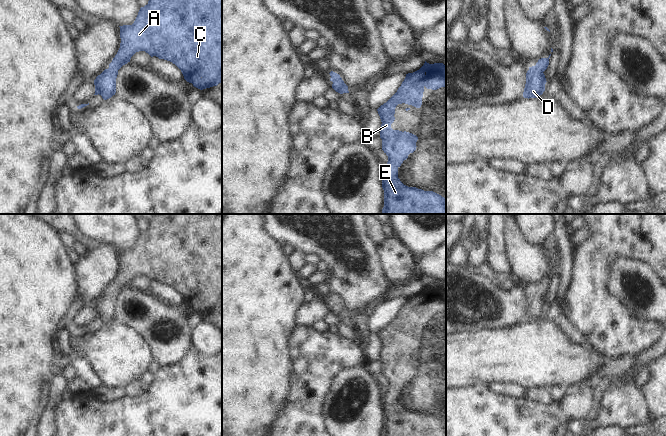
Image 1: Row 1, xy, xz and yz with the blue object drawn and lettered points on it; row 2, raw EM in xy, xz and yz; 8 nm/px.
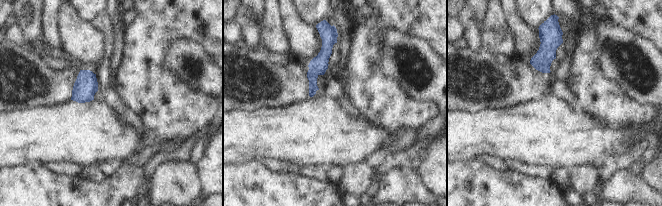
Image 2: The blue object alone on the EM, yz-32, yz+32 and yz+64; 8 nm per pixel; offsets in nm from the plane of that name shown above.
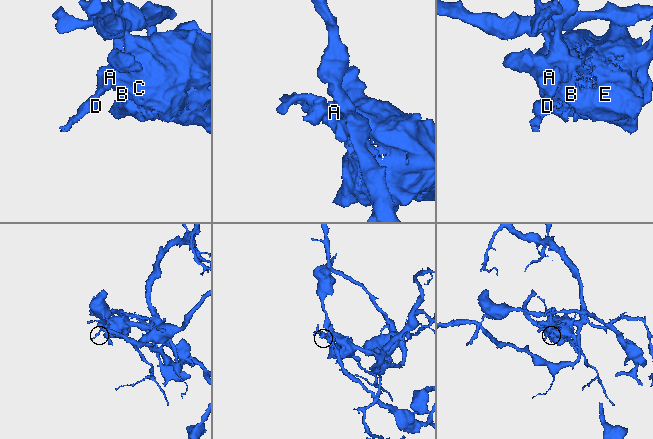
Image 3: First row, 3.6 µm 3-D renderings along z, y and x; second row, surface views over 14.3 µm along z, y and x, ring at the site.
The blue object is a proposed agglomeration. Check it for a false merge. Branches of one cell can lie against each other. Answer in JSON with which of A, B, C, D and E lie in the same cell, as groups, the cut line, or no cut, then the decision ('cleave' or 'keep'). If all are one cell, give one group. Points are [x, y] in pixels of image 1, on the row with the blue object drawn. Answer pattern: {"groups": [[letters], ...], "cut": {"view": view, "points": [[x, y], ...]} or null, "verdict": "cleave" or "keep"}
{"groups": [["A", "B", "C", "D", "E"]], "cut": null, "verdict": "keep"}

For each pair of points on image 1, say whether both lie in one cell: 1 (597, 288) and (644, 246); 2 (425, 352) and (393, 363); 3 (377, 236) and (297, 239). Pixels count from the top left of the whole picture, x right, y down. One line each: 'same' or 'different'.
1: same
2: same
3: different

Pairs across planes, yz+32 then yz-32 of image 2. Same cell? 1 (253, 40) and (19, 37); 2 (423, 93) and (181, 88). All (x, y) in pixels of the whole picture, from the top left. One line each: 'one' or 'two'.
1: two
2: two

